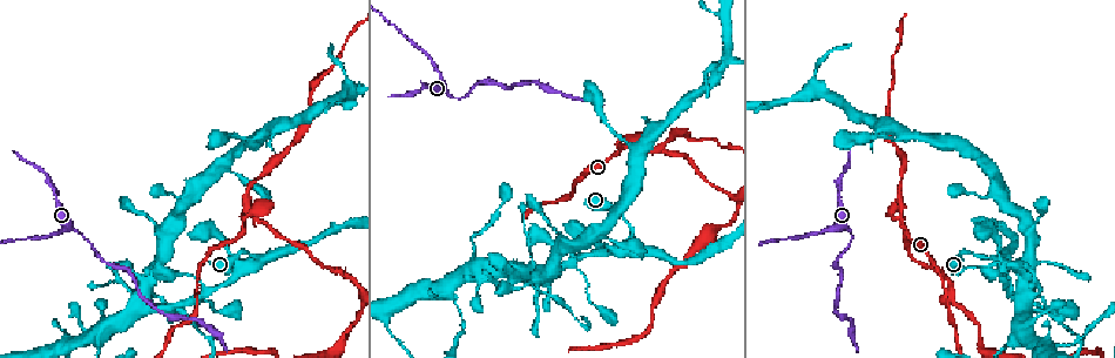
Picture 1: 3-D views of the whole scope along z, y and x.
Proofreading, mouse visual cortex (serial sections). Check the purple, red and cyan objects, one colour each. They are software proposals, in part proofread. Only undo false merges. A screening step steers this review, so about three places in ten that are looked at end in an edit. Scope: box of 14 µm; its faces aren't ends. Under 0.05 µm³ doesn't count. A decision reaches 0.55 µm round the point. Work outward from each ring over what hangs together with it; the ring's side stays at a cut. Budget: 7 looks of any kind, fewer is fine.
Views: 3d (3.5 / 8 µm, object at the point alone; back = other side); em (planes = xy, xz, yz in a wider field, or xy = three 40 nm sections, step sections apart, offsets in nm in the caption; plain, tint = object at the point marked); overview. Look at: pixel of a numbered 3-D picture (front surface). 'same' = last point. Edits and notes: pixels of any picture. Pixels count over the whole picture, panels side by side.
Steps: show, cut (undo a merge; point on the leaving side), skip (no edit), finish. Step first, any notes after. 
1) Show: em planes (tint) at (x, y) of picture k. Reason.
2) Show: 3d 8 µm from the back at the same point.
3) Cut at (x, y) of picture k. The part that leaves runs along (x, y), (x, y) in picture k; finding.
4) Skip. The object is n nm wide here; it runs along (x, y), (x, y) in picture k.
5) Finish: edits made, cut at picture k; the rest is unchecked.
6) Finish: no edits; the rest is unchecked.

Show: 3d 3.5 µm at (79, 231) of picture 1. Thick turns thin.

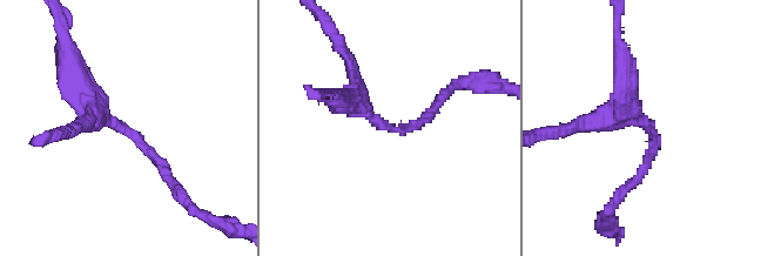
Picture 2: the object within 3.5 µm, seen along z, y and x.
Skip. The arms are 150, 350 nm wide; it runs along (78, 81), (175, 186) in picture 2; one cell here.

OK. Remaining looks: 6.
Show: 3d 3.5 µm at (582, 256) of picture 1. Four-way junction.

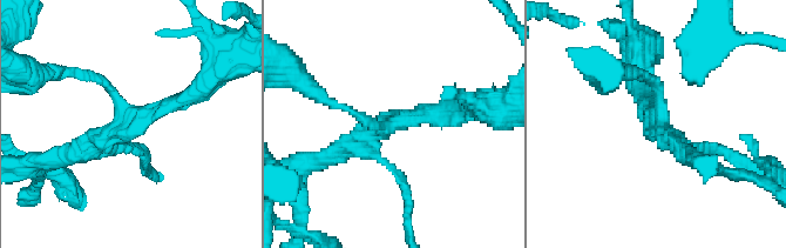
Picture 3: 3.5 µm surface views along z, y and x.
Show: em xy step 1 (tint) at (393, 120) of picture 3. 4 arms meet here; the arms are 150, 150, 200, 250 nm wide; shape alone is not enough.

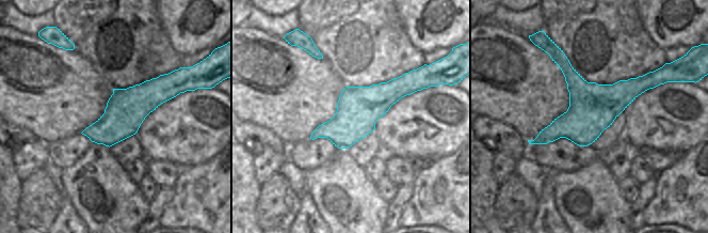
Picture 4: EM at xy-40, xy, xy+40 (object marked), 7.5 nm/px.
Show: em xy step 3 (tint) at the same point. Another direction.

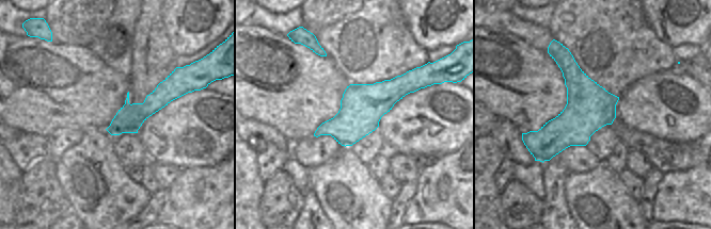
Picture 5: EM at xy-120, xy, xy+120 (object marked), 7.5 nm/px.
Skip. It runs along (200, 91), (69, 155) in picture 3; one cell here.

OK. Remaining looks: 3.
Show: 3d 8 µm at (149, 307) of picture 1. Four-way junction.

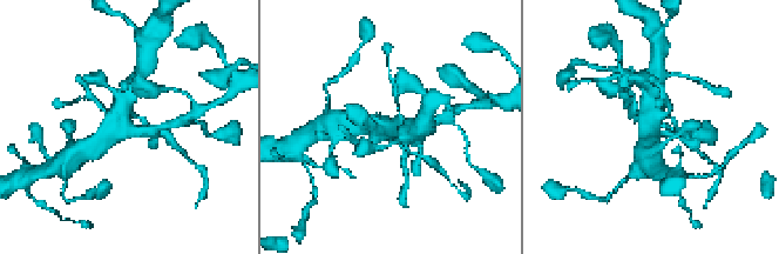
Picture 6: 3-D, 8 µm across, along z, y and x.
Show: 3d 3.5 µm at (124, 126) of picture 6.

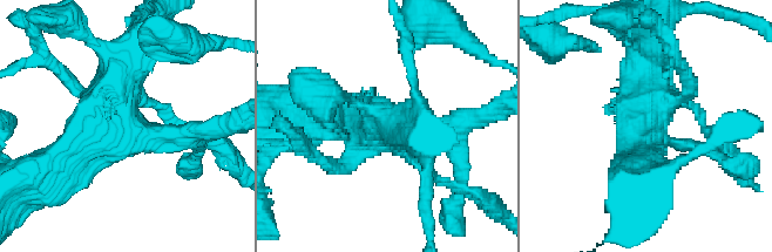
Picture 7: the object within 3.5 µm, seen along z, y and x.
Show: em xy step 5 (tint) at (127, 125) of picture 7. Need the tissue.

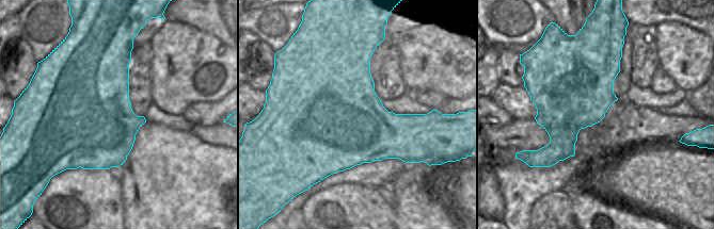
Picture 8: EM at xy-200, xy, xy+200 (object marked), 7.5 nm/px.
Skip. It runs along (198, 133), (137, 136), (115, 114), (133, 53) in picture 7; all the same cell.

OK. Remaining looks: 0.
Finish: no edits; the rest is unchecked.

